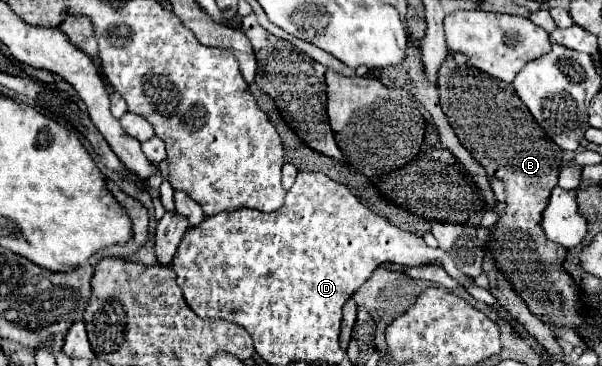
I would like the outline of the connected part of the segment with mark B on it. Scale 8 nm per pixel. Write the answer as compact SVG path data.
M449 52L447 58L443 60L439 72L437 72L437 88L439 88L439 98L441 98L441 108L453 126L457 138L461 144L473 154L473 158L485 168L485 172L497 180L505 182L505 192L507 192L507 204L505 210L499 214L499 224L487 238L489 250L499 266L499 270L509 278L517 294L525 300L529 310L541 318L543 322L557 322L567 330L573 330L581 324L585 316L583 308L577 304L579 302L579 292L577 284L569 278L569 274L563 268L565 260L565 248L559 244L547 240L543 228L541 228L541 212L545 210L549 202L551 190L557 186L557 176L559 176L559 166L563 162L563 150L545 136L543 128L533 120L531 112L527 106L521 102L517 96L513 84L505 84L497 78L491 78L489 74L465 64L459 66L453 60L453 54Z

